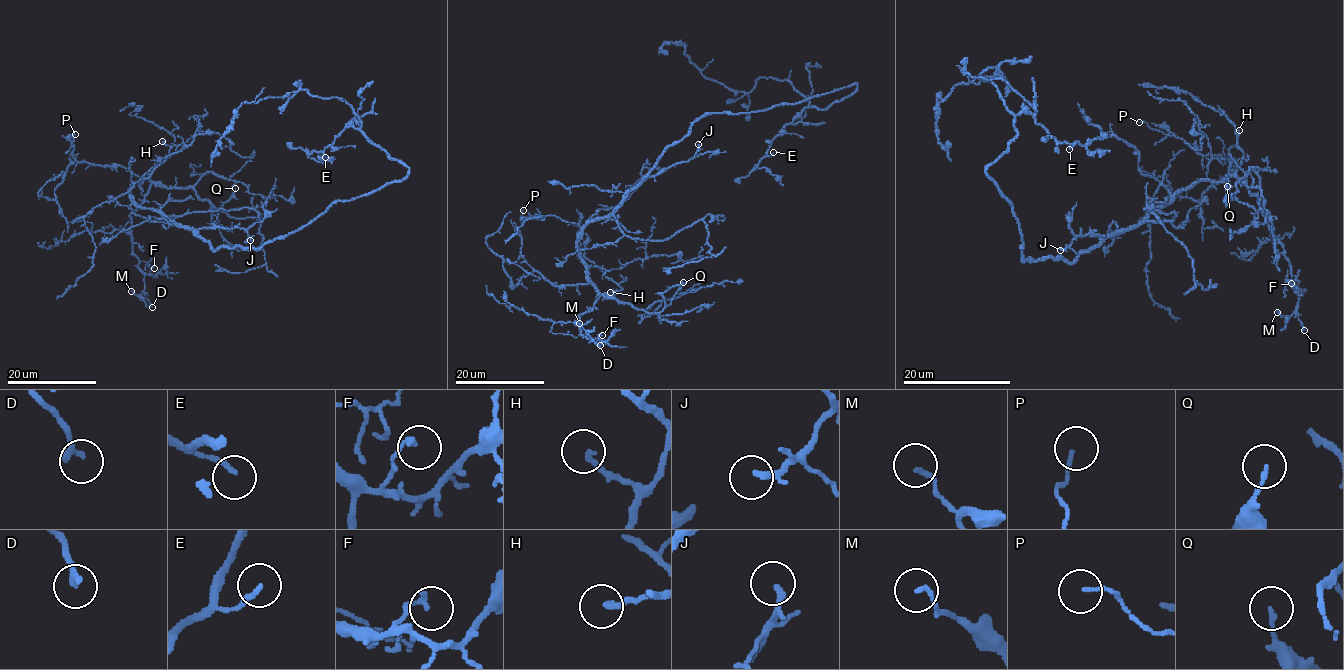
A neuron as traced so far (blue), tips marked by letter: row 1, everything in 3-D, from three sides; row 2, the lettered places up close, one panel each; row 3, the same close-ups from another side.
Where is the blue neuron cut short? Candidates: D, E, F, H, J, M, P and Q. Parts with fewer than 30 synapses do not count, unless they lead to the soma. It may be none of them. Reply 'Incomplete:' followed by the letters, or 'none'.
Incomplete: none

